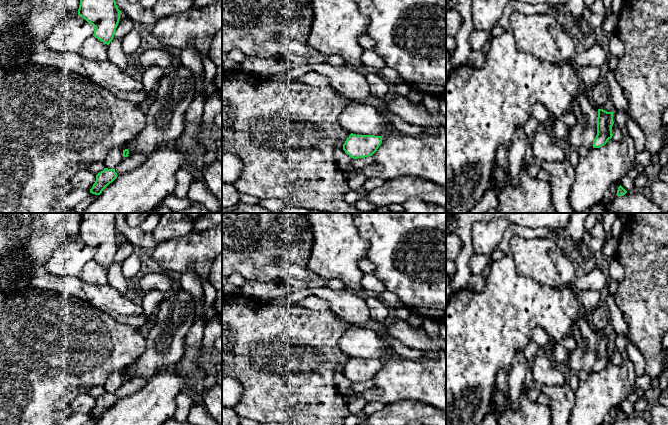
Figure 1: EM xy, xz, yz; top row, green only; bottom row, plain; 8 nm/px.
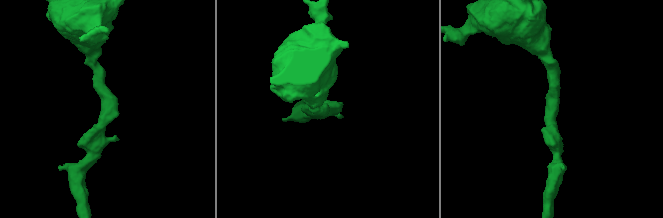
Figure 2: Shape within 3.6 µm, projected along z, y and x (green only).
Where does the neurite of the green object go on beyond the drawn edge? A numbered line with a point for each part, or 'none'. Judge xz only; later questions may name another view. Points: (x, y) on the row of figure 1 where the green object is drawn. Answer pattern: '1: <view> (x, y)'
none

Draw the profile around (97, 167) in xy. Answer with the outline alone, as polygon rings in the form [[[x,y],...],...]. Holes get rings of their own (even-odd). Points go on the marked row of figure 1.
[[[103,161],[100,162],[95,162],[93,163],[88,170],[91,171],[93,174],[97,175],[98,173],[100,173],[101,171],[103,171],[105,168],[105,165],[103,163]]]

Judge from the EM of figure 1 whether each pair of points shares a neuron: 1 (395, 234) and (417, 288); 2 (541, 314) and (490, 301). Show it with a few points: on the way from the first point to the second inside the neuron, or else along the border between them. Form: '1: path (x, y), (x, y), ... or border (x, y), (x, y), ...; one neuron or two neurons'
1: path (392, 249), (391, 267), (402, 274); one neuron
2: path (528, 305), (503, 305); one neuron

